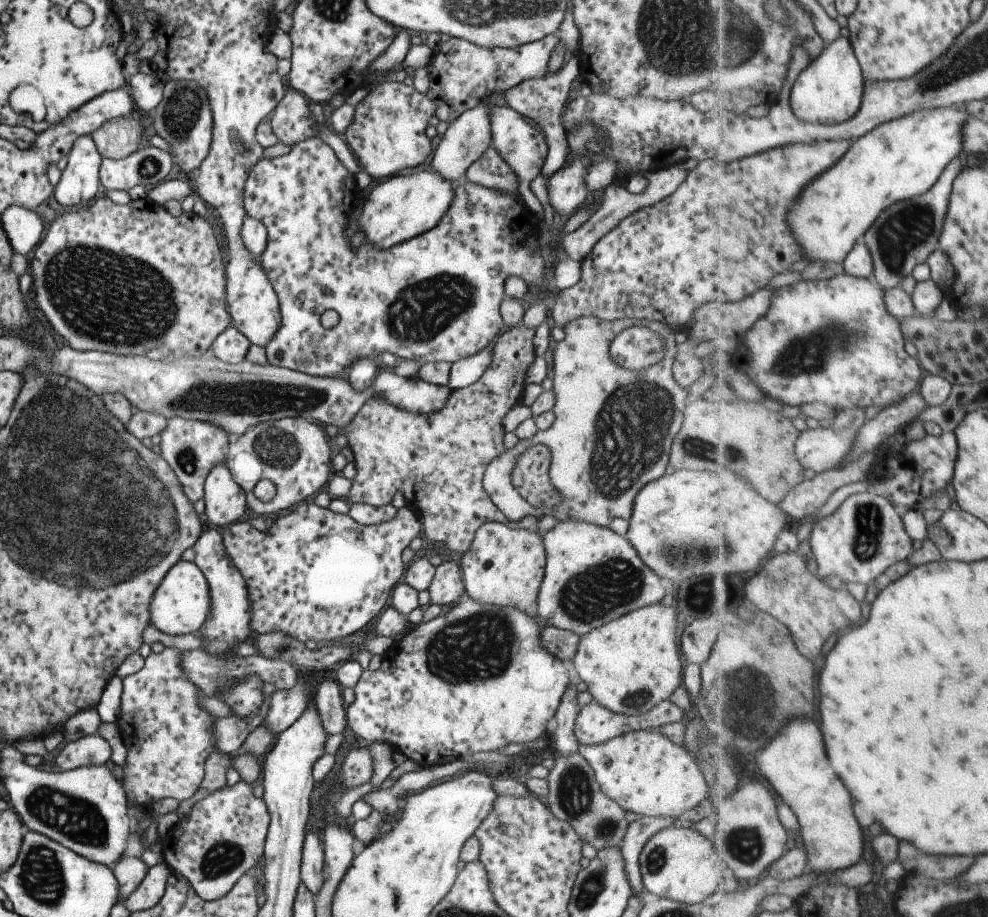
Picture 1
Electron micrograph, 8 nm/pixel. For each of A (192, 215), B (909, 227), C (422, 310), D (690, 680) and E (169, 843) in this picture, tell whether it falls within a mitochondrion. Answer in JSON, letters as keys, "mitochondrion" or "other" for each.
{"A":"other","B":"mitochondrion","C":"mitochondrion","D":"other","E":"other"}

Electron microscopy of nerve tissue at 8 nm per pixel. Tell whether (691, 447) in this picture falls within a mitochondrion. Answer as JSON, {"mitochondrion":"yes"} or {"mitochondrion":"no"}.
{"mitochondrion":"yes"}

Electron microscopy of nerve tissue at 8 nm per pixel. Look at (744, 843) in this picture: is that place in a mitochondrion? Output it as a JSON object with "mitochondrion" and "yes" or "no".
{"mitochondrion":"yes"}

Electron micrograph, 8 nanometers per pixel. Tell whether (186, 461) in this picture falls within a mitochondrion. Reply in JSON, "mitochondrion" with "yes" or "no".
{"mitochondrion":"yes"}

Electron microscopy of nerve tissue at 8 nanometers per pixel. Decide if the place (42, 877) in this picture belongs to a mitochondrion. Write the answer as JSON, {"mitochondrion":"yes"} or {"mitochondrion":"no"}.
{"mitochondrion":"yes"}

